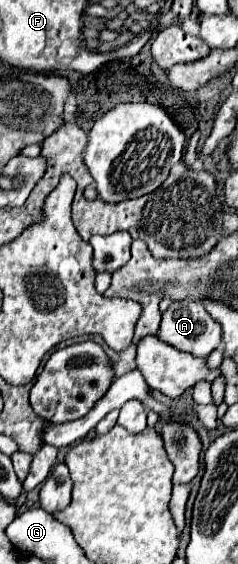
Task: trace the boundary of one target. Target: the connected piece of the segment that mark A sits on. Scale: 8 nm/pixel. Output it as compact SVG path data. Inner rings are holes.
M178 300L162 314L158 338L192 356L210 356L222 342L222 328L200 302Z

